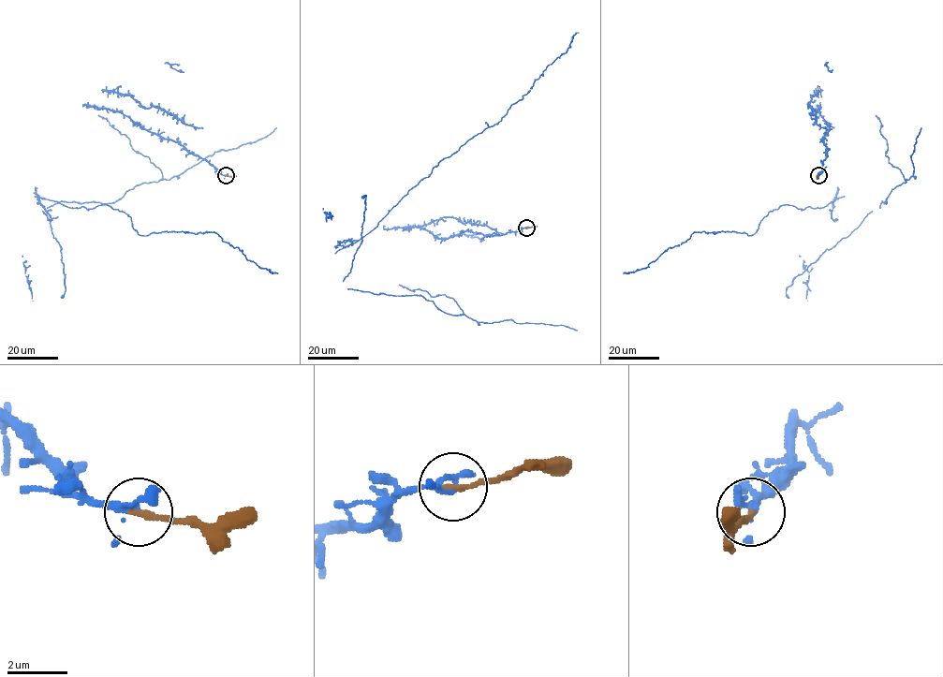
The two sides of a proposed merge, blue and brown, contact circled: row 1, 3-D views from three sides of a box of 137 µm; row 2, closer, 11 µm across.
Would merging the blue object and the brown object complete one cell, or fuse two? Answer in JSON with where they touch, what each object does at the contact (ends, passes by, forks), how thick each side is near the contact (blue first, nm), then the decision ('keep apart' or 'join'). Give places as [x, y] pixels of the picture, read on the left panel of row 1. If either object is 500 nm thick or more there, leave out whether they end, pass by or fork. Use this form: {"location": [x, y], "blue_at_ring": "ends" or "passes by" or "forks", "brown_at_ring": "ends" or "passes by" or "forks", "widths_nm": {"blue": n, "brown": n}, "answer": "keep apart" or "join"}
{"location": [226, 175], "blue_at_ring": "forks", "brown_at_ring": "ends", "widths_nm": {"blue": 150, "brown": 190}, "answer": "join"}

